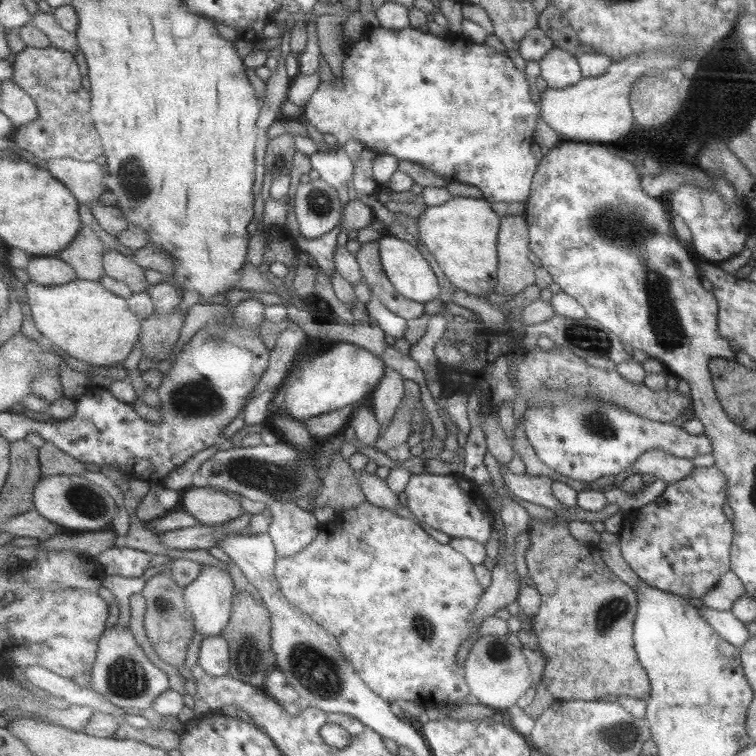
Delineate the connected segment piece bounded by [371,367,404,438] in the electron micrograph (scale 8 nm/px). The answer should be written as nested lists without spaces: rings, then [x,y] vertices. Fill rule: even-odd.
[[[386,367],[383,380],[371,394],[372,409],[379,424],[378,438],[383,428],[393,420],[393,413],[403,398],[403,379],[397,370]]]

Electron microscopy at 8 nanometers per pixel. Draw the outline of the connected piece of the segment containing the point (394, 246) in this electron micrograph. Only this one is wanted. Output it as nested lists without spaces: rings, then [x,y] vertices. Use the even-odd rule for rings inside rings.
[[[393,235],[382,236],[378,241],[379,258],[386,278],[393,289],[404,298],[422,305],[429,300],[438,298],[440,288],[431,267],[412,243],[405,242]]]

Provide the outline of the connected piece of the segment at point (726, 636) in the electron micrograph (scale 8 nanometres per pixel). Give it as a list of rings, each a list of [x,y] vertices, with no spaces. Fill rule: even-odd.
[[[709,607],[698,608],[703,622],[714,632],[717,632],[728,644],[737,649],[749,639],[749,634],[745,625],[741,623],[730,610],[717,610]]]

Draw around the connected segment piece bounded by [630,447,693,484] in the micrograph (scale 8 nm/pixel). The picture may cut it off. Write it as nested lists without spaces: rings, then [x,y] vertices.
[[[657,447],[645,450],[630,466],[631,470],[642,474],[652,474],[656,480],[670,483],[681,480],[693,468],[691,460],[680,459]]]

